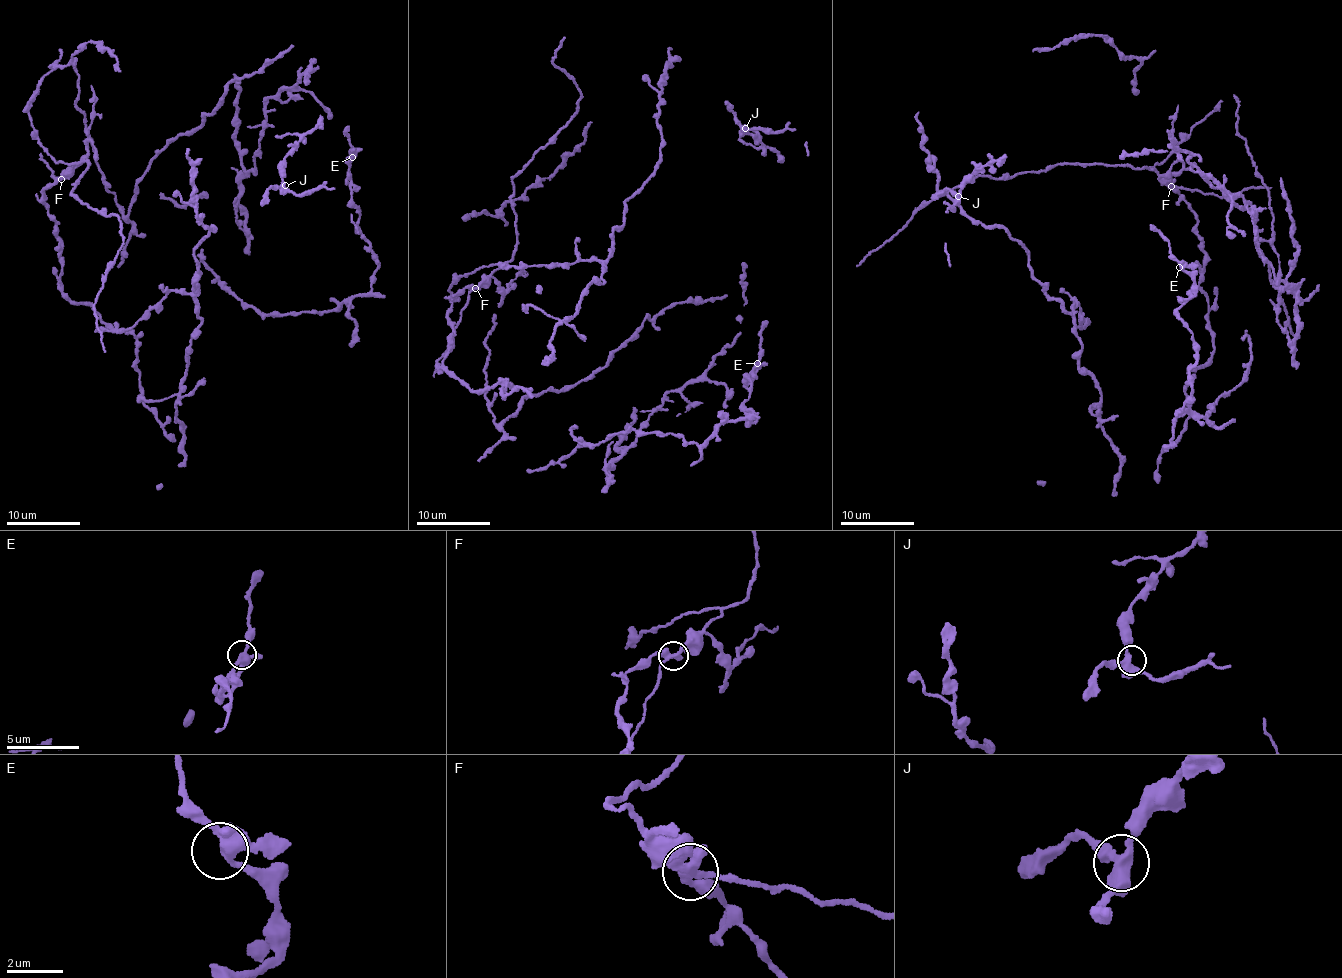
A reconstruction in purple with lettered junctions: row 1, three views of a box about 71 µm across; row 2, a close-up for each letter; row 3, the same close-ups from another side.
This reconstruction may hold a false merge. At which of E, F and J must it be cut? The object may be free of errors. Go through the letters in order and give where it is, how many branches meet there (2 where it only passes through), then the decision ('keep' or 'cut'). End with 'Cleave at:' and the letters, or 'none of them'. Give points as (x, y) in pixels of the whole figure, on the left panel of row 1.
E: (352, 157) | 4 | keep
F: (61, 179) | 4 | cut
J: (285, 185) | 4 | keep
Cleave at: F

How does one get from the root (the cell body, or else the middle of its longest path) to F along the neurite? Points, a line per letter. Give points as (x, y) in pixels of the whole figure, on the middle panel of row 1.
F: (459, 302), (449, 291), (450, 285), (481, 267), (497, 264), (499, 266), (490, 276), (475, 288)

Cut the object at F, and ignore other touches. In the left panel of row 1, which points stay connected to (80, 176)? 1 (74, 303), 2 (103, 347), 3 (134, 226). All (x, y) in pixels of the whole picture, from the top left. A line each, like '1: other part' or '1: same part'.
1: other part
2: same part
3: other part

